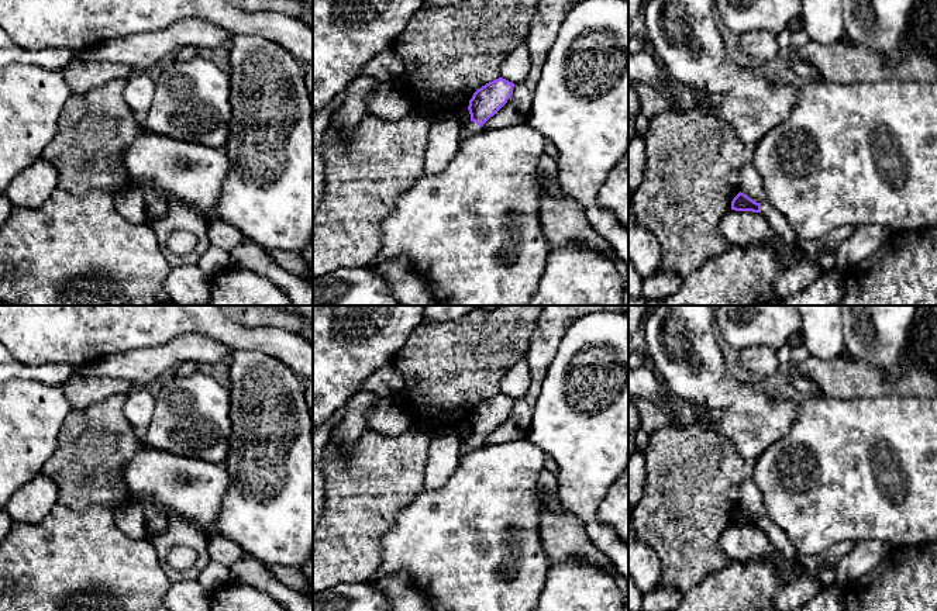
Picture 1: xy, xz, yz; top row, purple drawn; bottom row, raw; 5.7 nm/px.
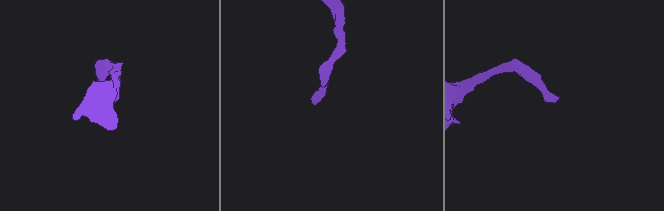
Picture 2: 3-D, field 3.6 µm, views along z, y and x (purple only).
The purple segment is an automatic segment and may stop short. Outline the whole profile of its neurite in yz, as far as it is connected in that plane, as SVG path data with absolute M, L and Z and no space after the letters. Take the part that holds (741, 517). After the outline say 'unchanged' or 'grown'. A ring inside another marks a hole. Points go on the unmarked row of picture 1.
M738 508L731 517L731 525L761 528L771 539L776 550L783 553L790 565L798 563L798 556L788 535L769 518L757 518L744 508Z | grown

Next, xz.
M499 393L478 404L469 415L471 436L461 443L461 456L483 445L483 439L493 432L511 412L514 398Z | grown

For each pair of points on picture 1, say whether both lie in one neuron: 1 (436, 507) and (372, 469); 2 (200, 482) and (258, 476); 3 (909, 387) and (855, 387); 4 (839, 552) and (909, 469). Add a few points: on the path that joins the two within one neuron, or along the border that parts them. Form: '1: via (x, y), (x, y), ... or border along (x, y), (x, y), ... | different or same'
1: border along (424, 487), (399, 511), (395, 520) | different
2: border along (224, 465), (228, 473), (228, 487), (220, 510) | different
3: via (896, 387), (868, 387) | same
4: border along (858, 541), (840, 541), (817, 553) | different

